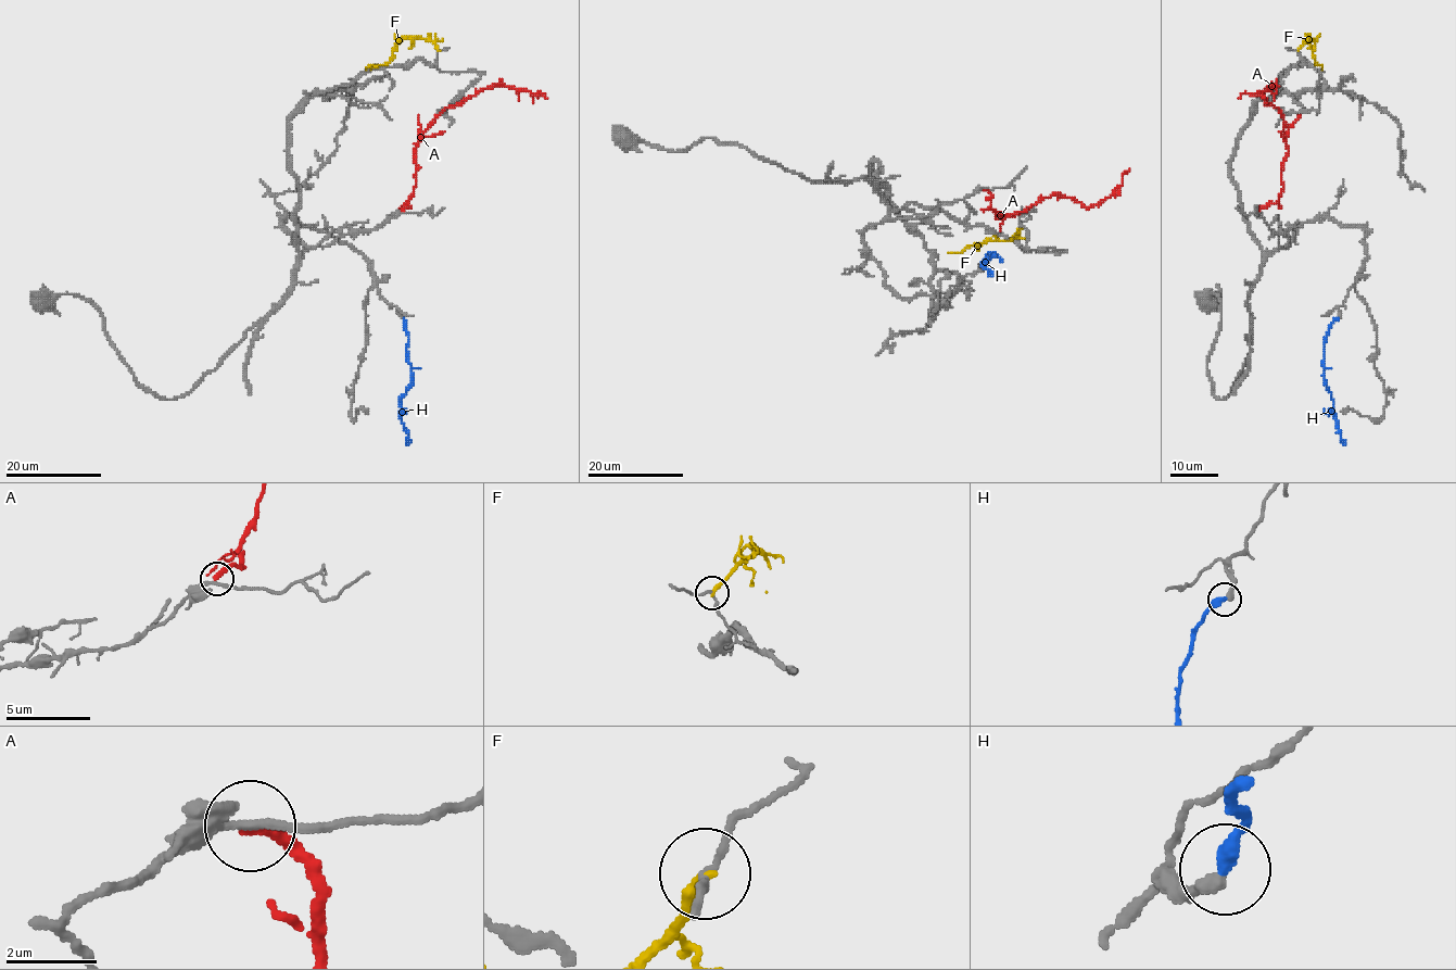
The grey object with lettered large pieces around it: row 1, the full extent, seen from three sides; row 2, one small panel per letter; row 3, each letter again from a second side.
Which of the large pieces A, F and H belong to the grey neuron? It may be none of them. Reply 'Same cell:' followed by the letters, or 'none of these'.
Same cell: H

